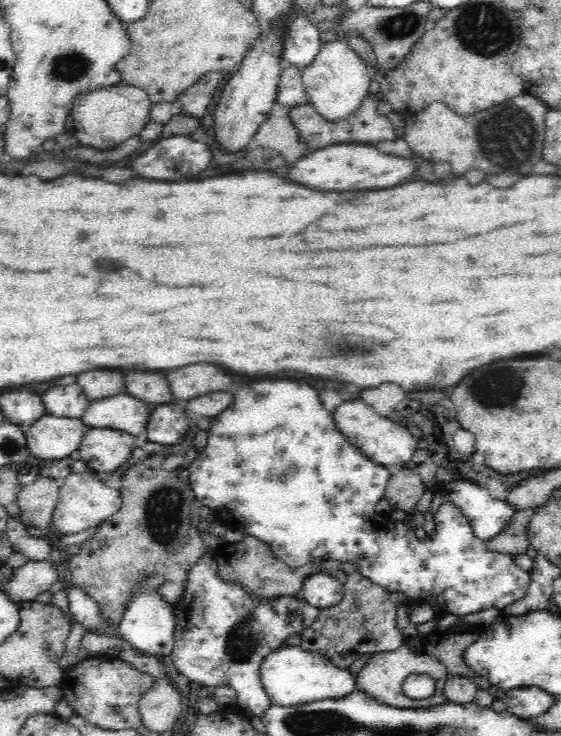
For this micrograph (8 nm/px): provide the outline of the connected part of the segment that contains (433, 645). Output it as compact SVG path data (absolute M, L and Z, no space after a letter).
M456 622L448 628L438 628L429 636L423 649L426 654L434 656L446 668L448 675L474 677L474 682L480 689L487 690L491 687L486 678L479 676L465 664L463 658L466 646L474 642L475 634L472 633L473 625Z

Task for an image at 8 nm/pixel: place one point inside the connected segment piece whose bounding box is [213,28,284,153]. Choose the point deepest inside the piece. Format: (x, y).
(245, 103)

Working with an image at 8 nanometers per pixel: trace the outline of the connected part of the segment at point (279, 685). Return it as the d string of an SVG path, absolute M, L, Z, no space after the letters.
M285 645L273 650L261 663L261 684L272 705L298 707L321 699L340 699L355 692L355 676L336 668L318 652L304 650L300 645Z

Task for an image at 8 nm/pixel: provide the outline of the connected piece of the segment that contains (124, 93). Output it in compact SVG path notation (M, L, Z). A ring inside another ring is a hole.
M123 82L96 87L92 91L80 91L73 96L72 107L64 126L65 132L77 138L81 145L110 150L144 130L144 126L151 121L151 104L145 90Z

